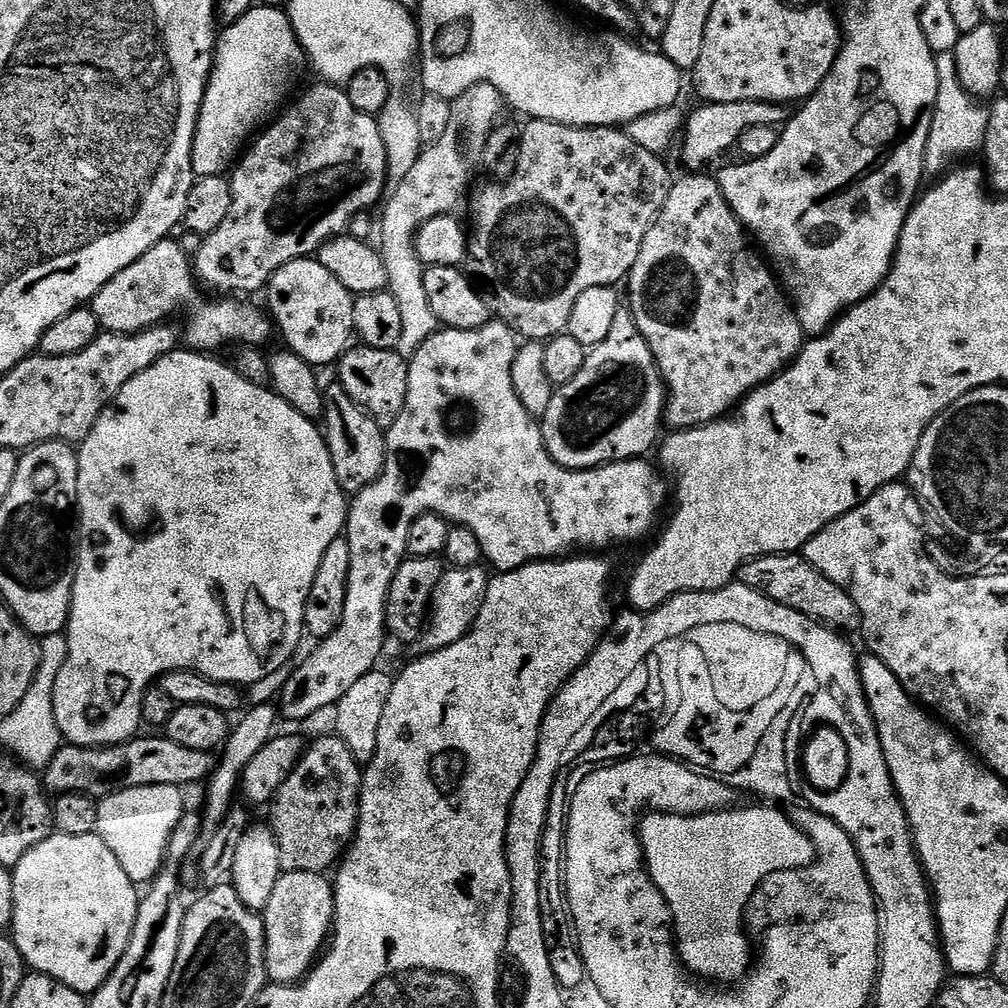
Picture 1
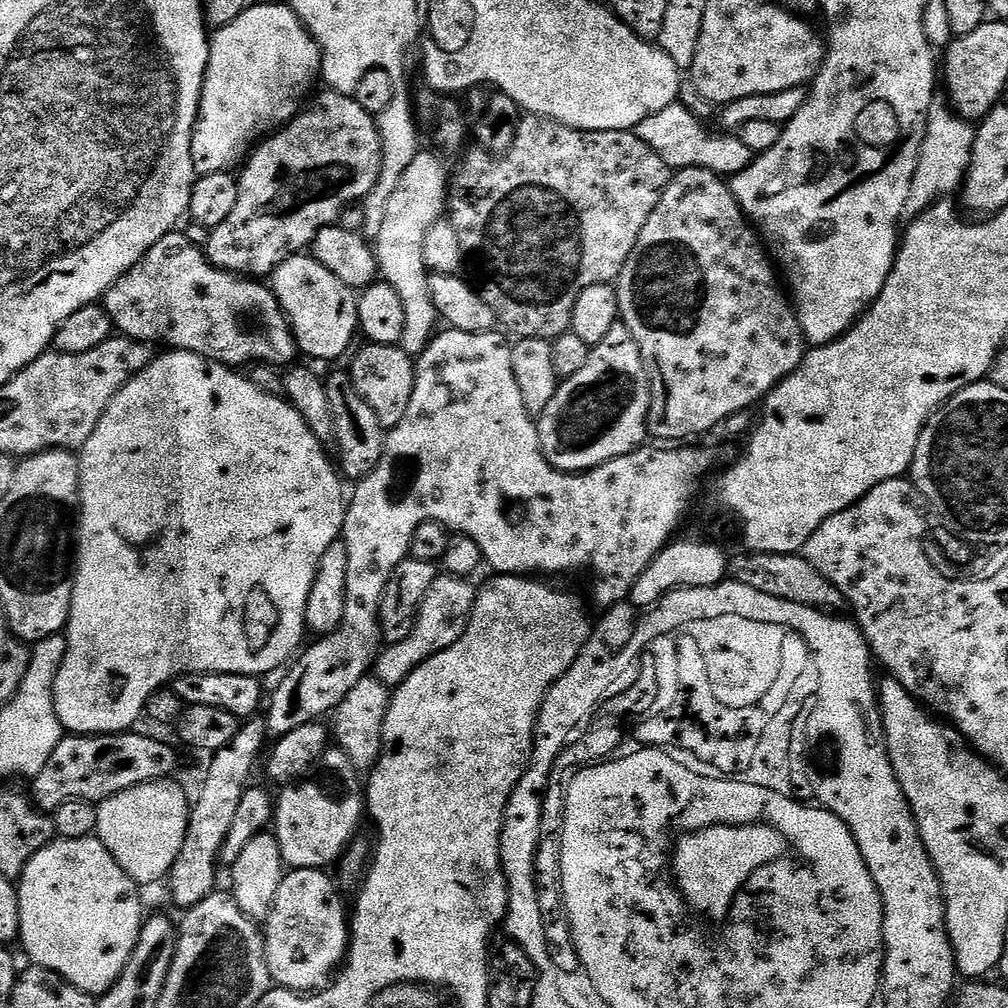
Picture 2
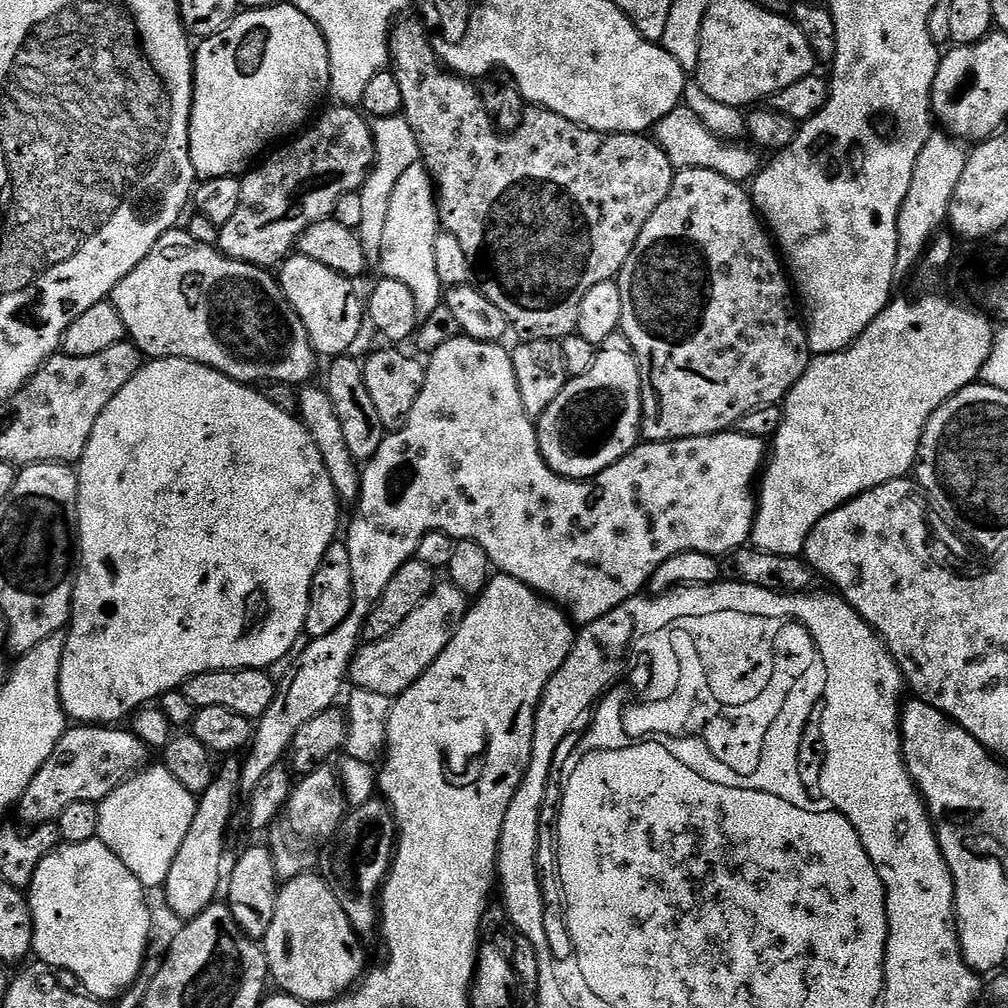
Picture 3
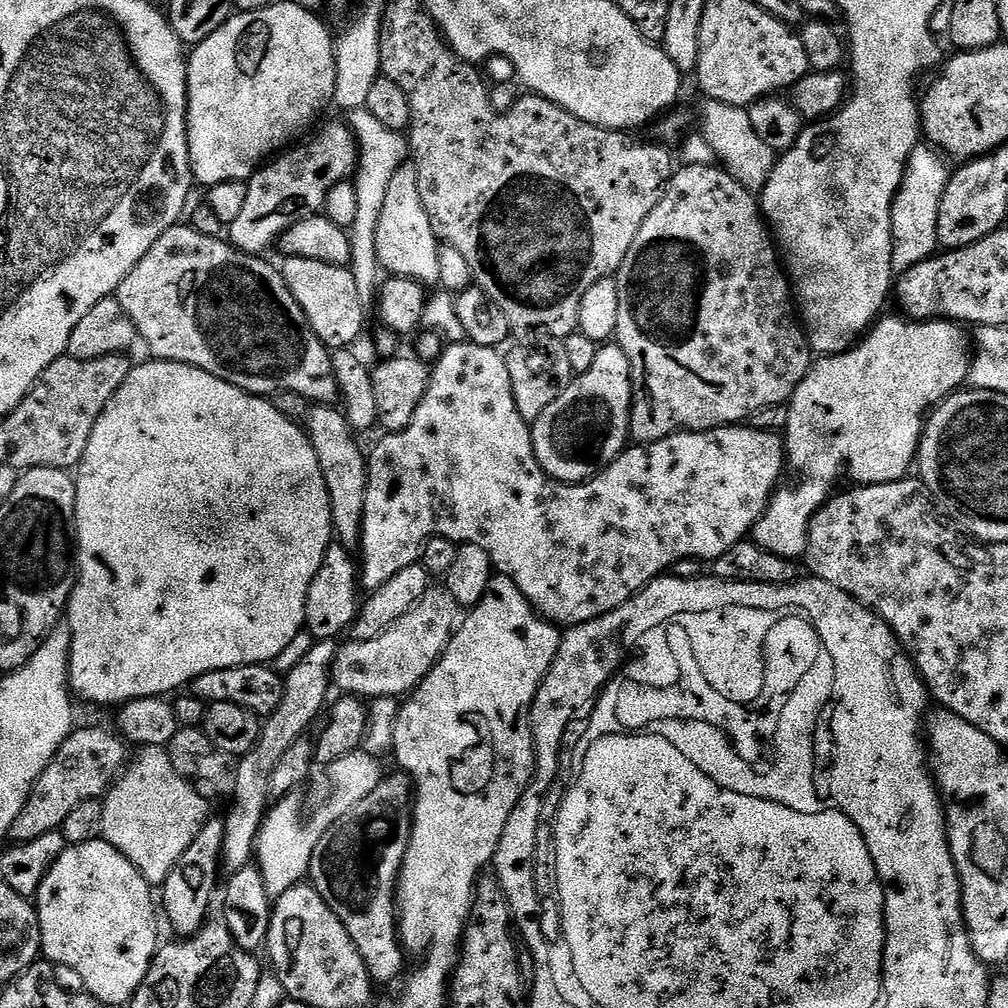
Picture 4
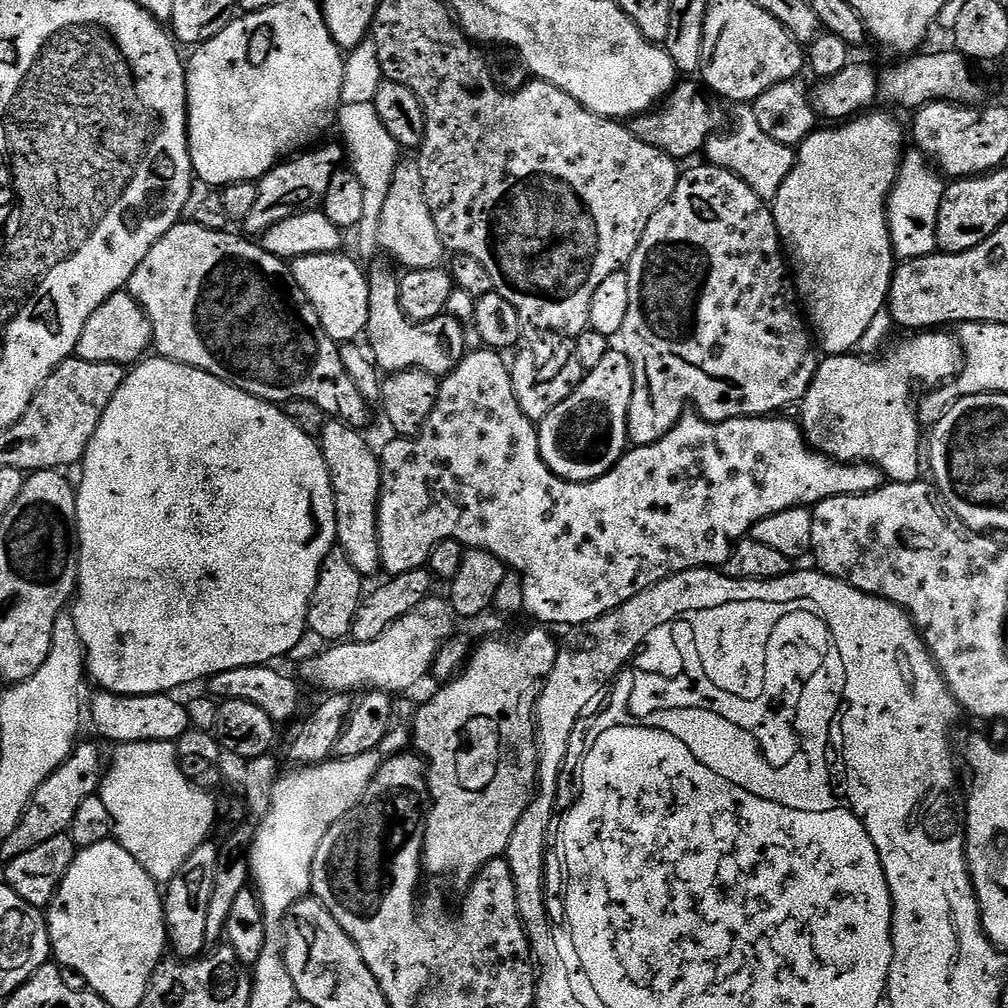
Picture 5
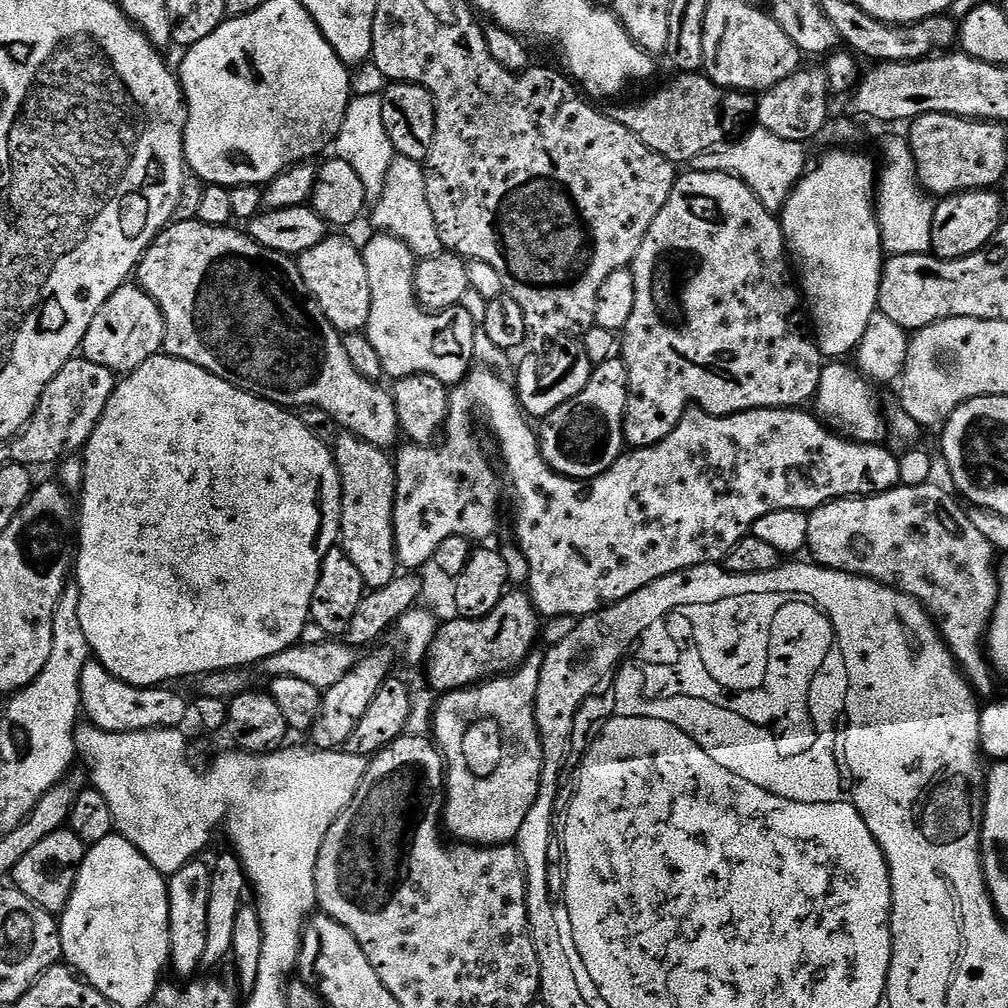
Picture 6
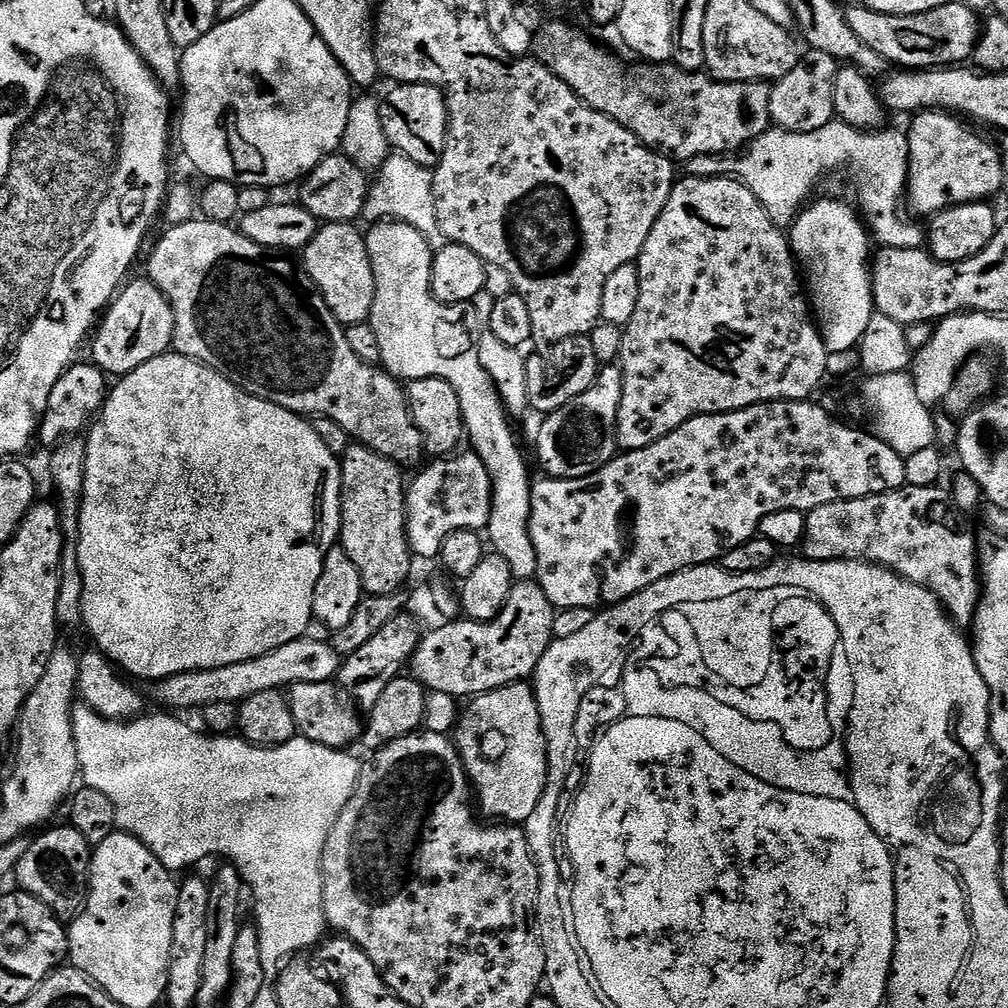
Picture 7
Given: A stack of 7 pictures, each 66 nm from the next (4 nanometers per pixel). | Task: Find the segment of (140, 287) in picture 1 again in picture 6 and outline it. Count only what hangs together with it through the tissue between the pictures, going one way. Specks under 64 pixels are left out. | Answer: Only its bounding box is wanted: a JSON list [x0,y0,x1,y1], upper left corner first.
[138,218,402,449]

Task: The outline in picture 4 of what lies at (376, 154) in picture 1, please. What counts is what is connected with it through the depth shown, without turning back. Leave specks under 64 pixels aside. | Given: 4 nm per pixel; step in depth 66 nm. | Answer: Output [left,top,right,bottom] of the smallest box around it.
[226,123,360,256]

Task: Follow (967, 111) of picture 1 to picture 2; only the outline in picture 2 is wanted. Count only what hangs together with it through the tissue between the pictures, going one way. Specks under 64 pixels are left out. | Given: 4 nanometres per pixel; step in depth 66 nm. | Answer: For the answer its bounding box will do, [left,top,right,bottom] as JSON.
[904,94,976,218]

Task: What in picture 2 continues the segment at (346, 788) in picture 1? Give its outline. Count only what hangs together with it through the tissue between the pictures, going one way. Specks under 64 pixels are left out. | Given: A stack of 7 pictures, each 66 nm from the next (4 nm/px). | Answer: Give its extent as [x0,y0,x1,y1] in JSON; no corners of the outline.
[274,747,366,869]

